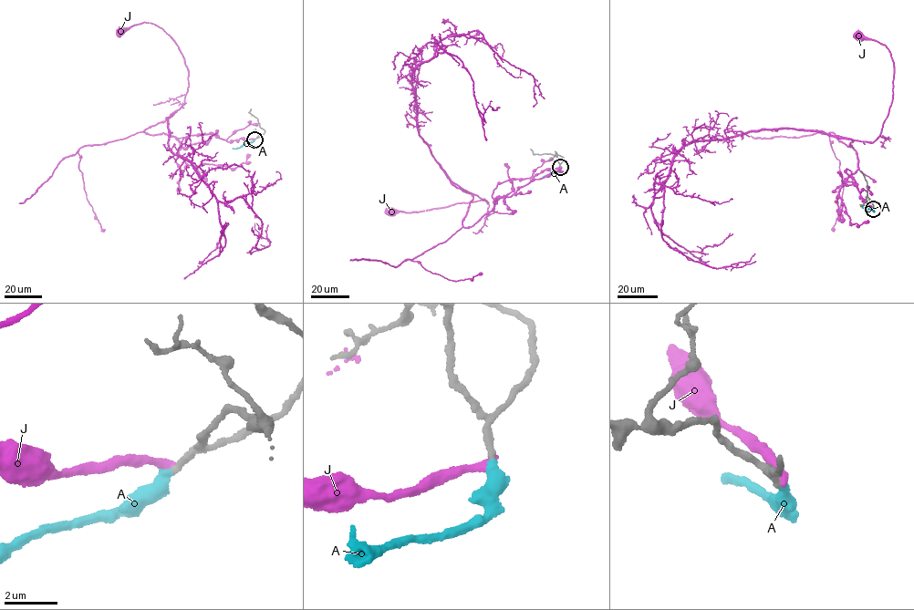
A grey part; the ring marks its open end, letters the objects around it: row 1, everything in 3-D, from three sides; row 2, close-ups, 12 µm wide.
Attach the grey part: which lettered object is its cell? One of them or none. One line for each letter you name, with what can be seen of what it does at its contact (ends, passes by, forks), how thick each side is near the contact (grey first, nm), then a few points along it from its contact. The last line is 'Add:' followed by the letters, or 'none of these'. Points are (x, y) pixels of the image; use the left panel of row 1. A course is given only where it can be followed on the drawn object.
A: it ends there; 280 nm thick on the grey side, 360 nm on the other; it runs (254, 139), (233, 148)
Add: A

